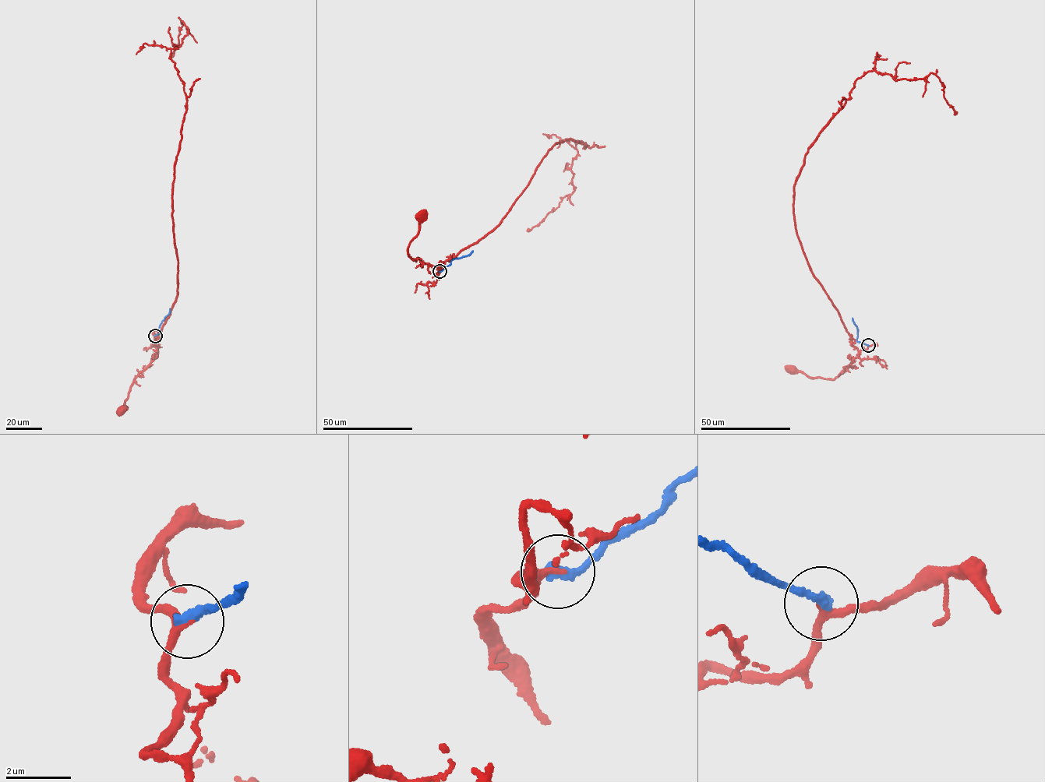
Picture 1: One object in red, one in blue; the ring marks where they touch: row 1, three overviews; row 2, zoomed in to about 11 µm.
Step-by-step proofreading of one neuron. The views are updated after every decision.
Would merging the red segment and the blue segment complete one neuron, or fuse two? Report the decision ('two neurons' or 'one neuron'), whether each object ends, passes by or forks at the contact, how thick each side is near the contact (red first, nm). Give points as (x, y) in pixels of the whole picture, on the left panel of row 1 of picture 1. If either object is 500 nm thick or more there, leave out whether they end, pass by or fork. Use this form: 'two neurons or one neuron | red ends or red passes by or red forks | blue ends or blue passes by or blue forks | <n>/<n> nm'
two neurons | red passes by | blue ends | 190/360 nm

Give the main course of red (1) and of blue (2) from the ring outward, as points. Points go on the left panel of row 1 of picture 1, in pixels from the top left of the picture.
1: (155, 335), (153, 343), (156, 350), (155, 357), (135, 378), (123, 404), (127, 406), (121, 407), (121, 410)
2: (155, 335), (160, 334), (159, 325), (170, 308)

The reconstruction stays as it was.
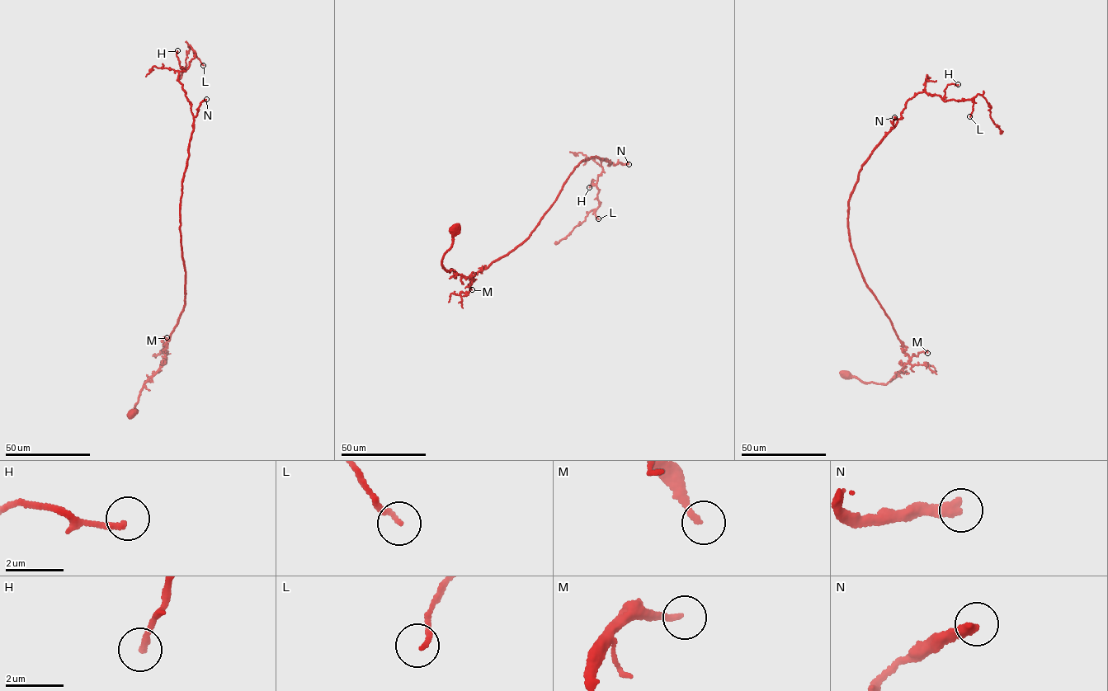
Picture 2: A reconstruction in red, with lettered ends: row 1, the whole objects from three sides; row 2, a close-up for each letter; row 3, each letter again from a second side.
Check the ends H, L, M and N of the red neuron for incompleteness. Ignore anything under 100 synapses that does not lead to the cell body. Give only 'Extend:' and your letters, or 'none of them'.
Extend: N

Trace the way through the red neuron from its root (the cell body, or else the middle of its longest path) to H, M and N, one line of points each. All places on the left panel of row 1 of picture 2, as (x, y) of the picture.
H: (132, 413), (163, 362), (185, 303), (180, 212), (194, 119), (177, 50)
M: (132, 413), (132, 410), (138, 410), (135, 405), (143, 383), (163, 362), (162, 340), (167, 337)
N: (132, 413), (143, 383), (163, 362), (163, 350), (185, 303), (182, 182), (194, 117), (206, 99)

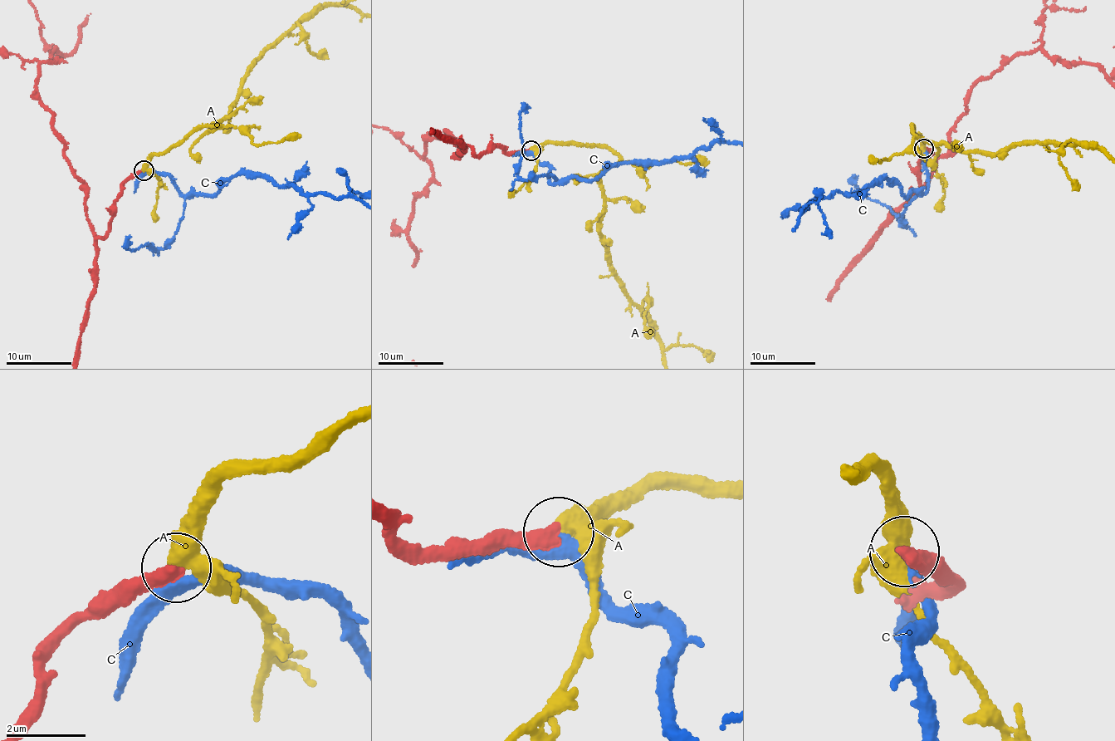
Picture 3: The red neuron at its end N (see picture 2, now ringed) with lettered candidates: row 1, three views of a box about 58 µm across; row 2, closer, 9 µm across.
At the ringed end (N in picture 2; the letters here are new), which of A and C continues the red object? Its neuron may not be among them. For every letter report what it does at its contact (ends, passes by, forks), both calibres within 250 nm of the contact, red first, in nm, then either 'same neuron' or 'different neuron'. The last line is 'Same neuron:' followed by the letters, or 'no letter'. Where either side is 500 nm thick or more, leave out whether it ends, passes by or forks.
A: it passes by | 380/360 nm | same neuron
C: it passes by | 440/360 nm | different neuron
Same neuron: A

